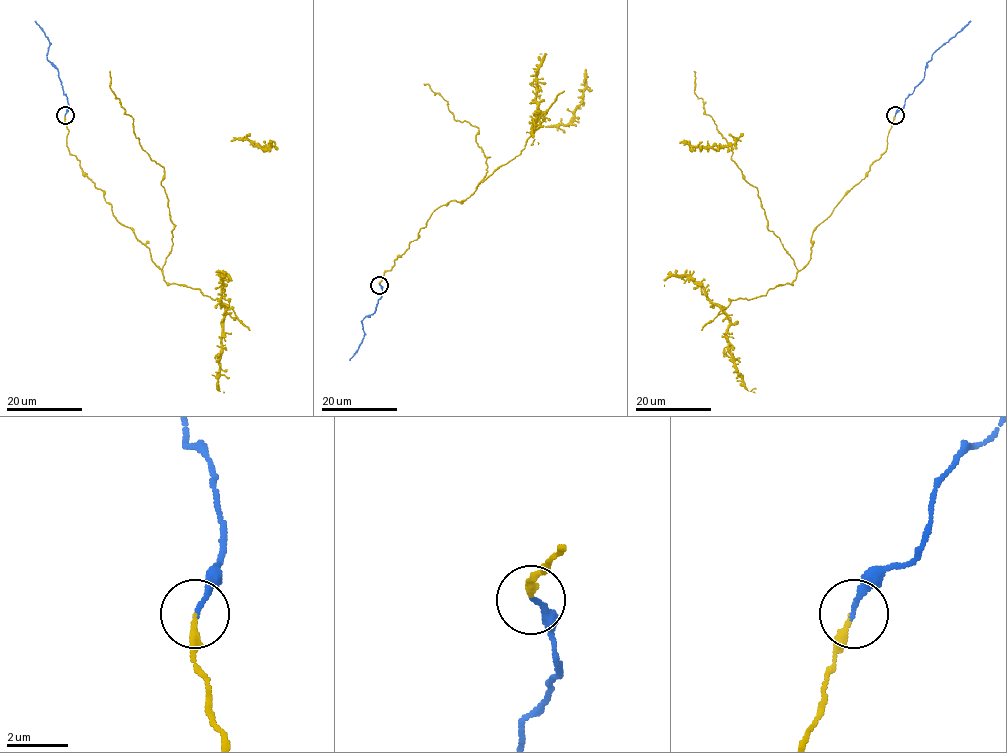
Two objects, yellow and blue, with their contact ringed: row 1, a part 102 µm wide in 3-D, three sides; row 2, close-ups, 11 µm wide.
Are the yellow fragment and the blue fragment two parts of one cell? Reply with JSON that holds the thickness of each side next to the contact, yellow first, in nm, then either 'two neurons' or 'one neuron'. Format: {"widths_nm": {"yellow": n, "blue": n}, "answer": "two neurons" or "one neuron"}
{"widths_nm": {"yellow": 220, "blue": 160}, "answer": "one neuron"}

